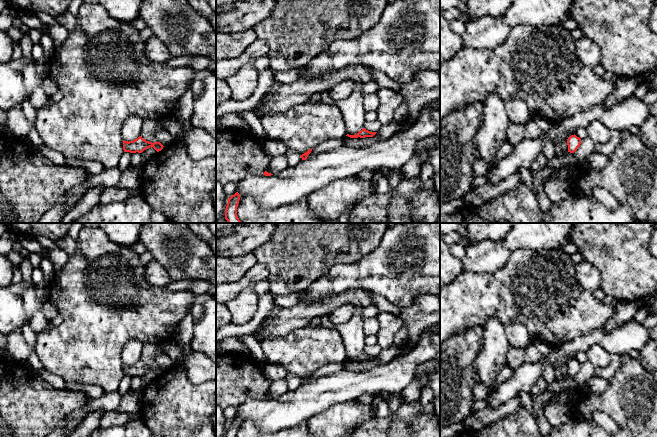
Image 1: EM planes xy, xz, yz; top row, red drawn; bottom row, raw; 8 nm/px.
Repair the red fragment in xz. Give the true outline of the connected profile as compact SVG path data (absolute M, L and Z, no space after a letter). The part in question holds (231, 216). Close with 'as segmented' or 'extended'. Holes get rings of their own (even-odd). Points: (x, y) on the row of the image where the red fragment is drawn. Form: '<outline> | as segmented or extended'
M236 192L228 199L225 209L225 219L228 223L242 223L237 216L237 207L239 204L240 195Z | as segmented

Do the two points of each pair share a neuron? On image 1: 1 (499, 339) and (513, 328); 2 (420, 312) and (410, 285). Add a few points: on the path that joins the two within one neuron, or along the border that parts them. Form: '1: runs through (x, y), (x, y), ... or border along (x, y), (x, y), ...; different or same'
1: border along (504, 324), (504, 330), (510, 344); different
2: border along (429, 293), (419, 295), (411, 304), (401, 306); different

